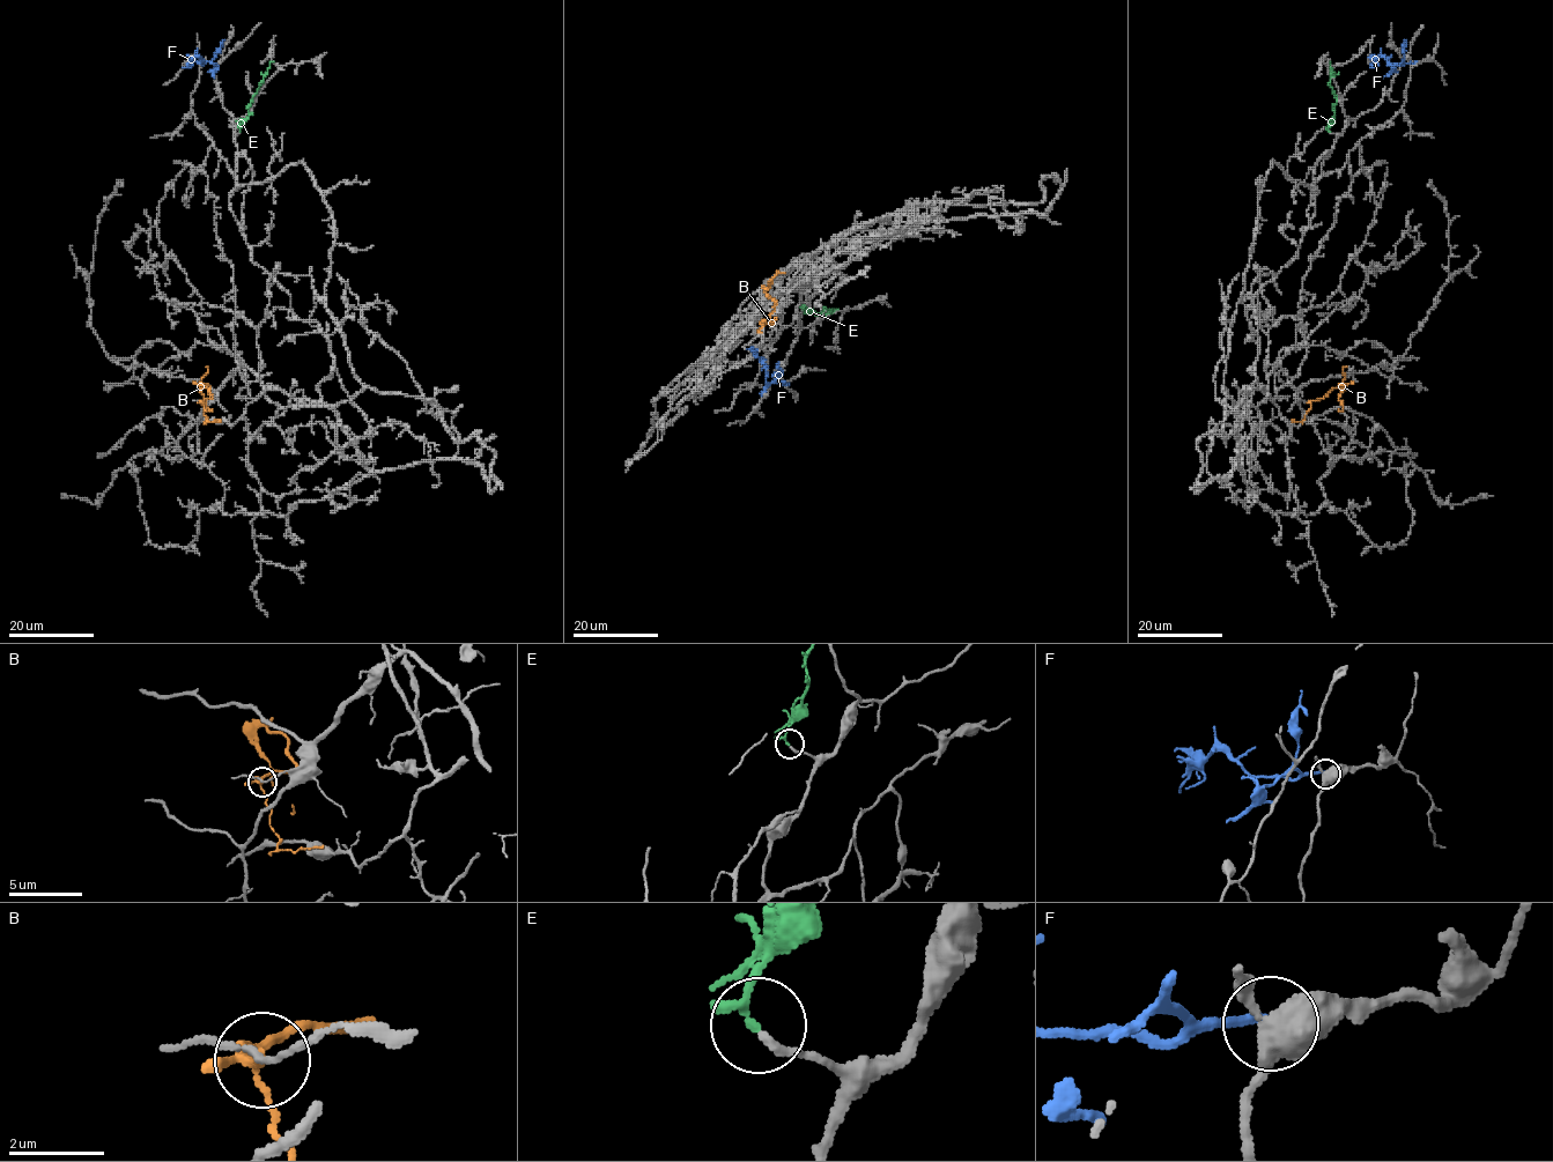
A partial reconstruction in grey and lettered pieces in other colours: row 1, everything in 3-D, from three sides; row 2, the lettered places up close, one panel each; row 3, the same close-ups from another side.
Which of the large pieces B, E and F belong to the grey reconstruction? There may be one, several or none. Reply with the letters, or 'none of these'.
none of these

